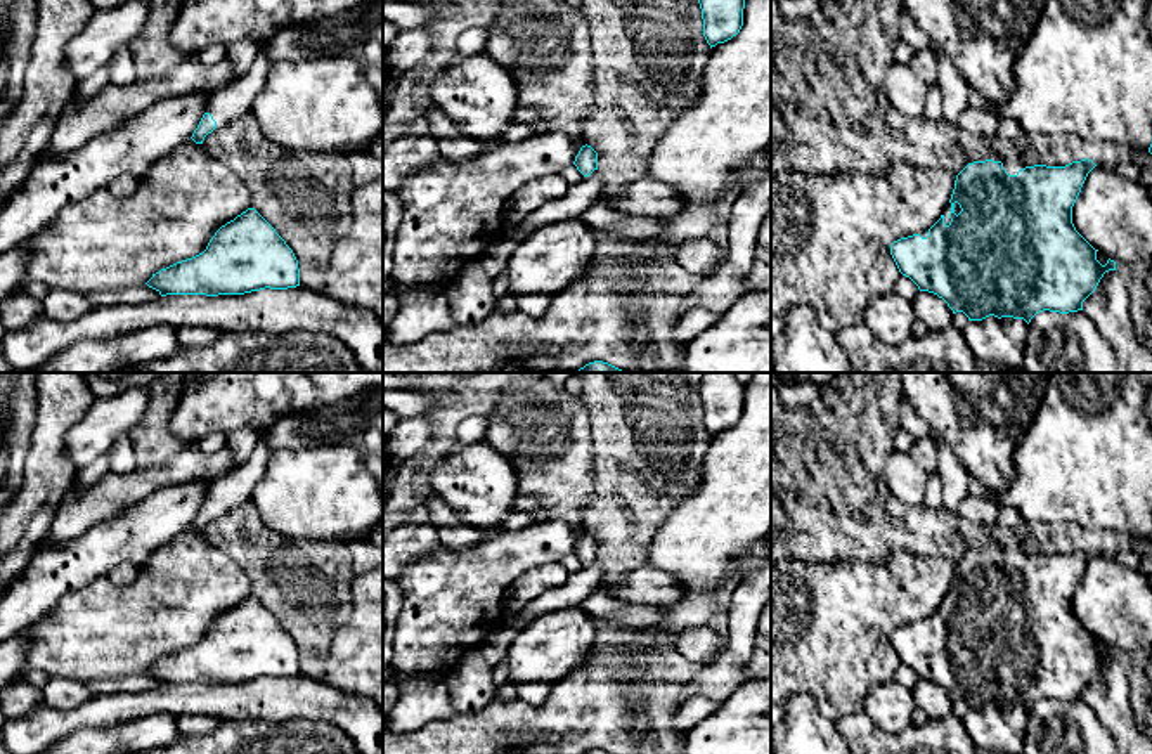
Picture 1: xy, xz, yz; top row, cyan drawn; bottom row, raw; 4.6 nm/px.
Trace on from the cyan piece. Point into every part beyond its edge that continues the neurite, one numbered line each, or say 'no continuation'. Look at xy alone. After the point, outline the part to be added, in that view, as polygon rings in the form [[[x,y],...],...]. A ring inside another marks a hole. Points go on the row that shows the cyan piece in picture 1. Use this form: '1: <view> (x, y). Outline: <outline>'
1: xy (234, 99). Outline: [[[262,49],[249,69],[232,83],[215,88],[206,113],[217,121],[217,128],[251,111],[253,101],[262,90],[270,62]]]

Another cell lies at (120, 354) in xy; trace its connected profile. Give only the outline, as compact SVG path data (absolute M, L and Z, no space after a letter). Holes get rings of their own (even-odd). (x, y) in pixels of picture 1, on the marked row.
M156 324L100 340L78 340L40 362L33 373L132 373L182 348L177 328Z

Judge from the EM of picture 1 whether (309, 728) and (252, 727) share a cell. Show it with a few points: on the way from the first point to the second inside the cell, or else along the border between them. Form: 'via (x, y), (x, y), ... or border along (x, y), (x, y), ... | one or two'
via (295, 735), (265, 735) | one

